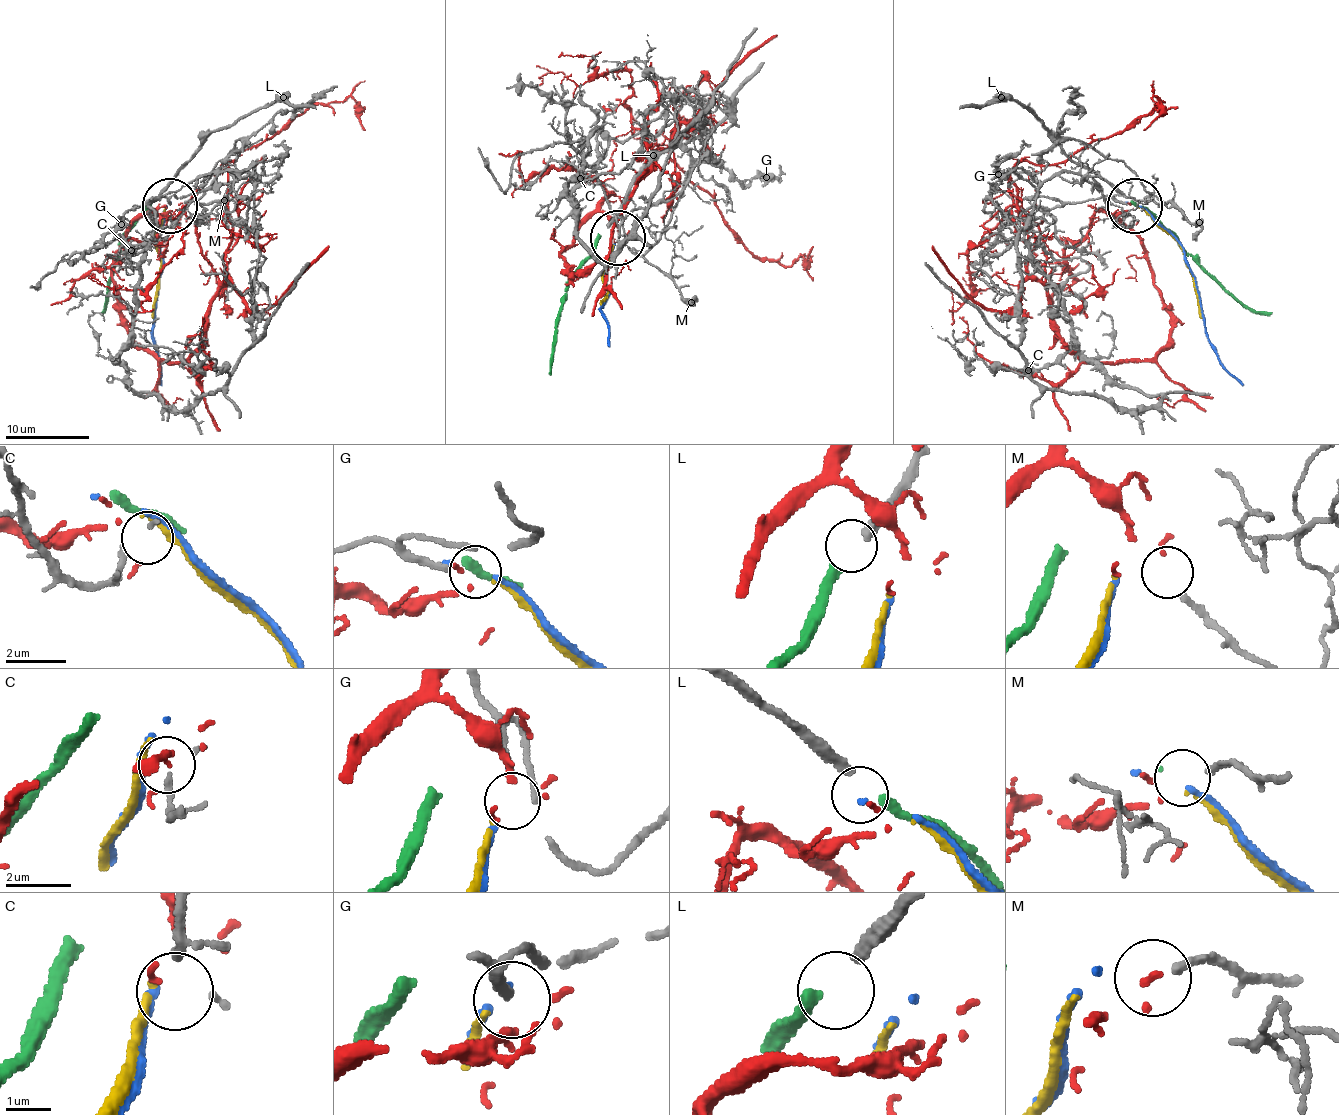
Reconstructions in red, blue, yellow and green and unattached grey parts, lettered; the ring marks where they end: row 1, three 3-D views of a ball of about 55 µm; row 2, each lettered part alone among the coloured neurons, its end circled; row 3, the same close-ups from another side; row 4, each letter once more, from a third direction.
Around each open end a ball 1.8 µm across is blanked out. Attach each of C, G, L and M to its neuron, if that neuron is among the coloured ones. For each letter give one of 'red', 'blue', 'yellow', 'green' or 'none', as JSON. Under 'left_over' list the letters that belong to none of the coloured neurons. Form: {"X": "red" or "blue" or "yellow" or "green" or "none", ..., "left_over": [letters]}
{"C": "none", "G": "yellow", "L": "green", "M": "red", "left_over": ["C"]}

